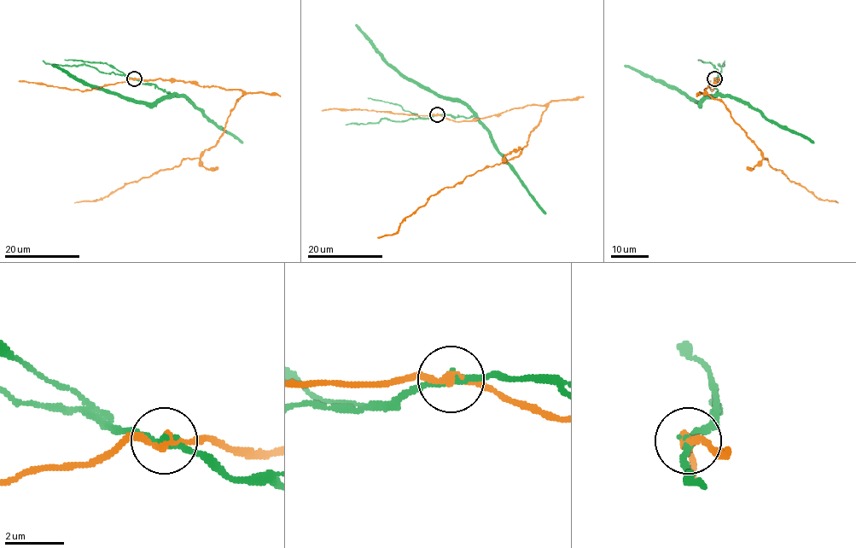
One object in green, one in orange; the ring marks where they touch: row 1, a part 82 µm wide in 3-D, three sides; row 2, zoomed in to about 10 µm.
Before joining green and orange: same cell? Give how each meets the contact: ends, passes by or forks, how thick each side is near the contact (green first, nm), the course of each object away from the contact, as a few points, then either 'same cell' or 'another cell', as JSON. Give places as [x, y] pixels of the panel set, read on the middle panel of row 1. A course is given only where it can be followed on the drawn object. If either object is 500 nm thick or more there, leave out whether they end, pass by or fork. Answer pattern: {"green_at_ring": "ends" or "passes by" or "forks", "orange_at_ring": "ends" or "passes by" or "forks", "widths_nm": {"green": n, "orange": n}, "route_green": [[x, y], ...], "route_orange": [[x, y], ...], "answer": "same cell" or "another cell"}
{"green_at_ring": "passes by", "orange_at_ring": "passes by", "widths_nm": {"green": 200, "orange": 260}, "route_green": [[437, 114], [468, 117], [474, 113], [457, 101], [438, 96], [404, 78], [356, 24]], "route_orange": [[437, 114], [464, 121], [528, 105], [546, 109], [517, 156], [445, 187], [394, 233], [377, 237]], "answer": "another cell"}

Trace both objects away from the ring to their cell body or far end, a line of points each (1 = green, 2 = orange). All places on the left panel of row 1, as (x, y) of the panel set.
1: (134, 78), (154, 84), (171, 95), (154, 102), (135, 102), (85, 85), (53, 66)
2: (134, 78), (195, 82), (243, 94), (218, 140), (199, 158), (184, 158), (103, 198), (74, 202)

